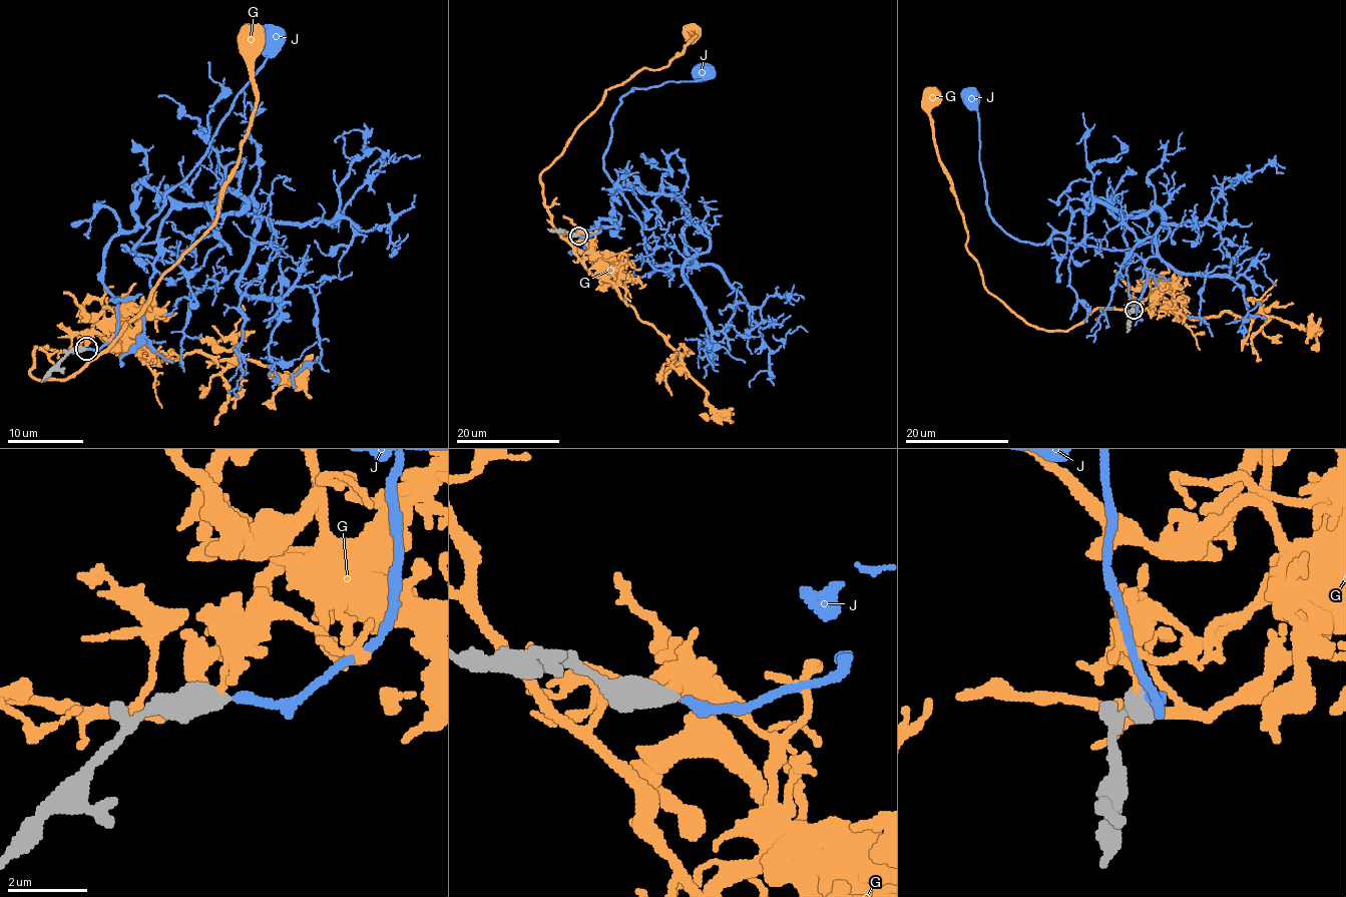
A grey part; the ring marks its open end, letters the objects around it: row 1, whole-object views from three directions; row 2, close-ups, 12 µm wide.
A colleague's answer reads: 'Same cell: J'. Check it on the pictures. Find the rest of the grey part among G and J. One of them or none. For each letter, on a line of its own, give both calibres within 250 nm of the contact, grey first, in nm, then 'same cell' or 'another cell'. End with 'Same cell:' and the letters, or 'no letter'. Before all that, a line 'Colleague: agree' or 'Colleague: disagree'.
Colleague: agree
G: 600 nm thick on the grey side, 170 nm on the other; another cell
J: 480 nm thick on the grey side, 240 nm on the other; same cell
Same cell: J

